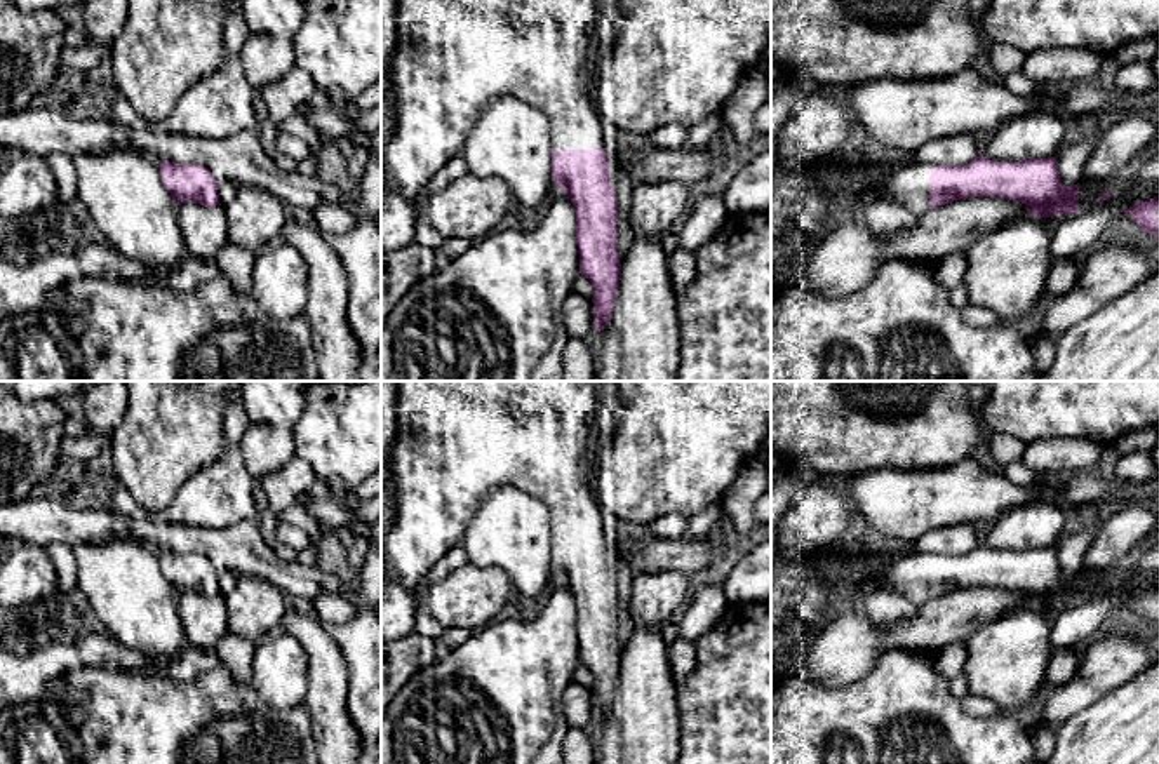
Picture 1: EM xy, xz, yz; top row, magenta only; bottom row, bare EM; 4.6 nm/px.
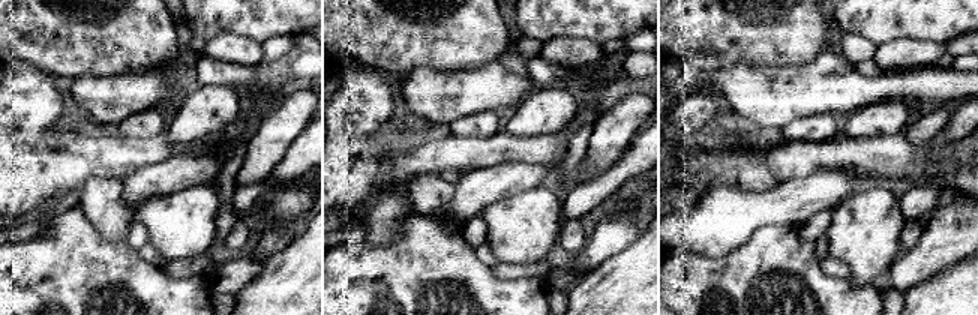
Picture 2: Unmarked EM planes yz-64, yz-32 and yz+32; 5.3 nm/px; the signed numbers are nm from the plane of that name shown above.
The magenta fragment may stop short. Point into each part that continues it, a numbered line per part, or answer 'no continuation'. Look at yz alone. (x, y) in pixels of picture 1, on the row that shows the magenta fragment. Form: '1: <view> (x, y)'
1: yz (813, 133)

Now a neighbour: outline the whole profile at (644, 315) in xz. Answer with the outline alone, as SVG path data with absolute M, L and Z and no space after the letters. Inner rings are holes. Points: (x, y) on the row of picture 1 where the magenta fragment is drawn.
M633 231L611 320L621 345L620 381L677 381L680 324L661 235Z

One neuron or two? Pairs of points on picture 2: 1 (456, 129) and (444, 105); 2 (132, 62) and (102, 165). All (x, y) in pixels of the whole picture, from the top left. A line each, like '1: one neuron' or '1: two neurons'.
1: two neurons
2: two neurons

